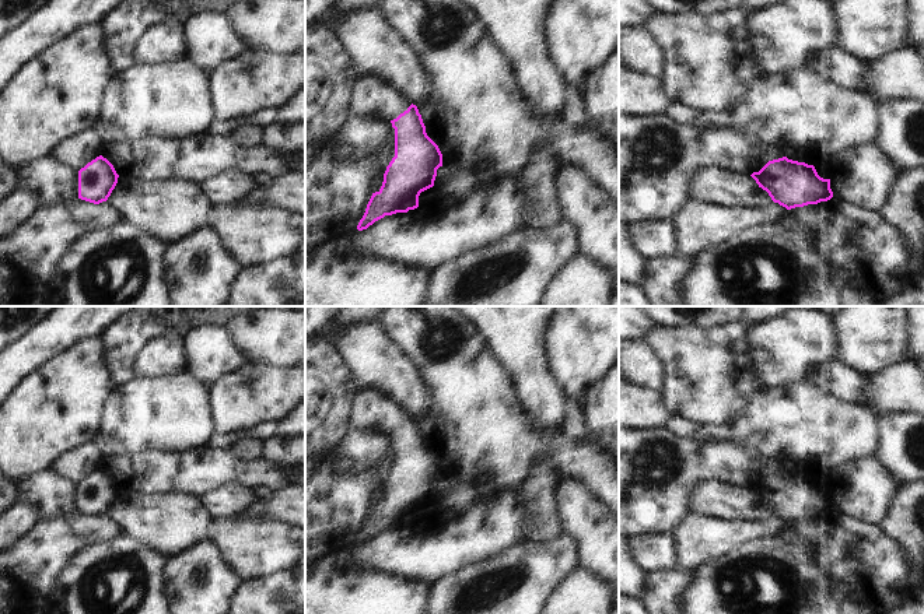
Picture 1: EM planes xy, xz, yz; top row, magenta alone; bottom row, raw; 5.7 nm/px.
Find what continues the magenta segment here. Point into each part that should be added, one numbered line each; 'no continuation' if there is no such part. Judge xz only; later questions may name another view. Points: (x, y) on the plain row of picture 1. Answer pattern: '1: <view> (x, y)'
1: xz (374, 409)

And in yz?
1: yz (788, 533)

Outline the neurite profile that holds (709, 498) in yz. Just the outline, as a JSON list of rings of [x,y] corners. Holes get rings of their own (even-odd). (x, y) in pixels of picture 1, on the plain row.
[[[694,481],[689,485],[687,494],[690,512],[704,517],[756,520],[774,516],[752,490],[722,481]]]

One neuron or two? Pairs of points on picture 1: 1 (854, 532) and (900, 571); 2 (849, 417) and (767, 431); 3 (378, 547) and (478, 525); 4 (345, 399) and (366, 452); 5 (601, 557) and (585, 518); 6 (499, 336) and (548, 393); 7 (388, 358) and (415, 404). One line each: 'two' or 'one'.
1: one
2: one
3: one
4: two
5: one
6: one
7: one

